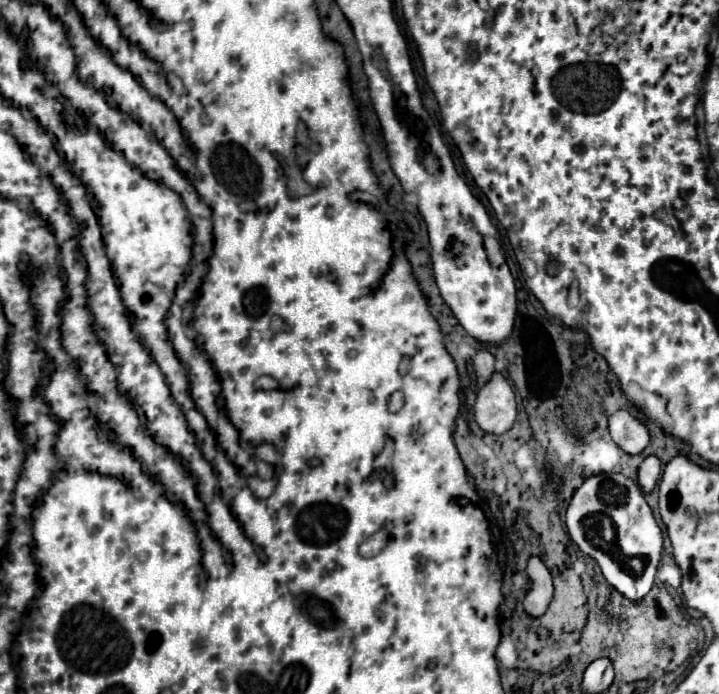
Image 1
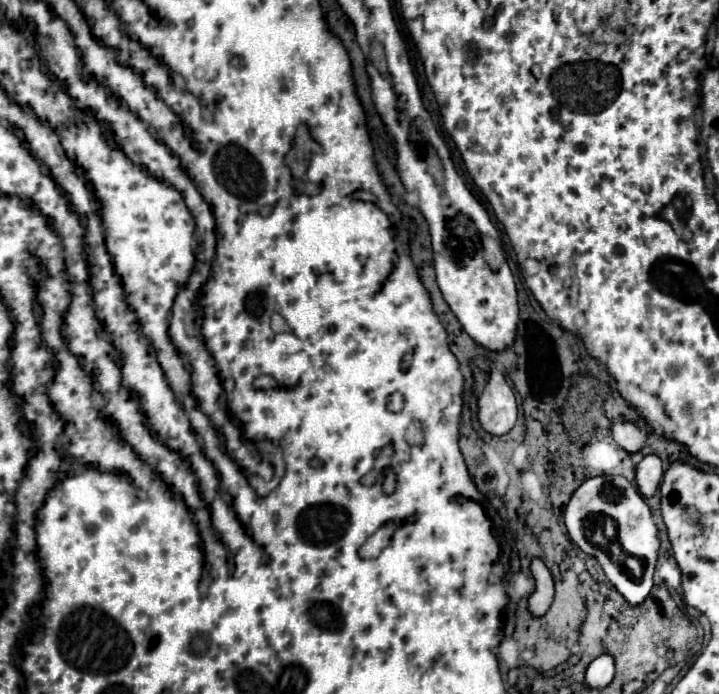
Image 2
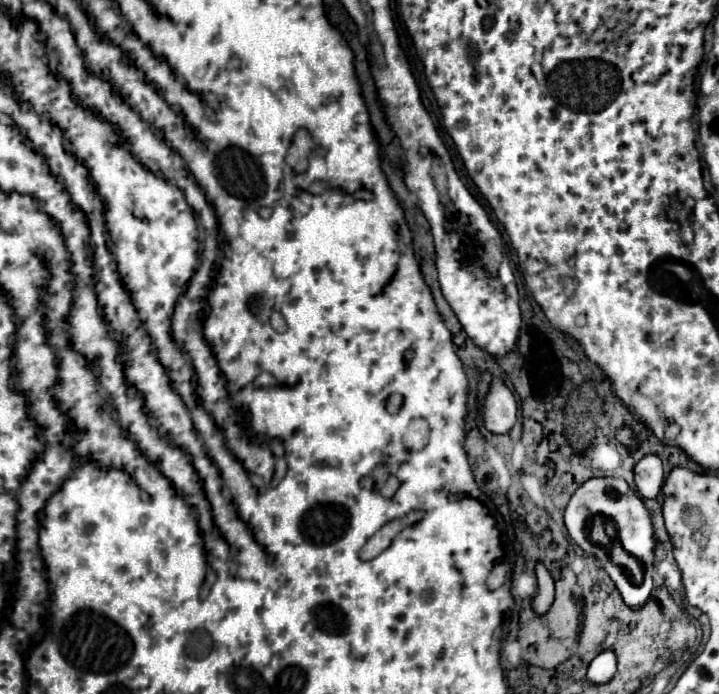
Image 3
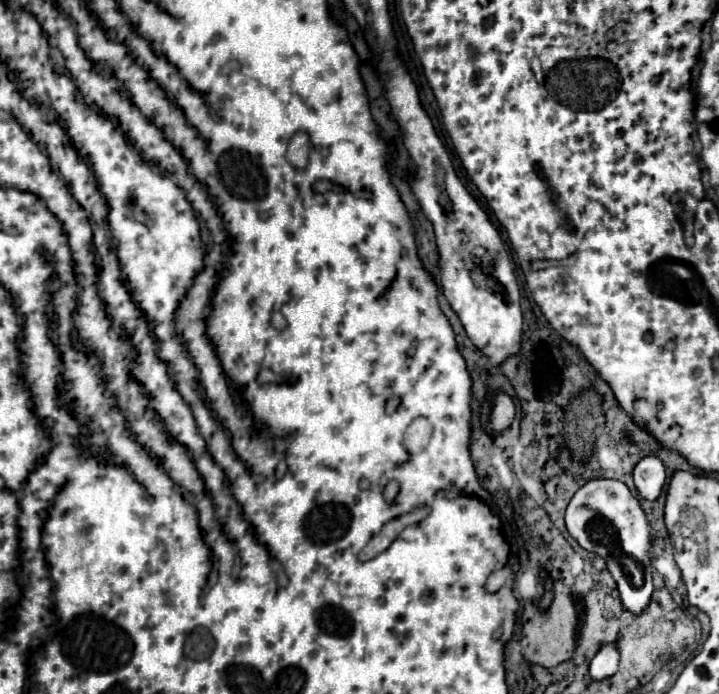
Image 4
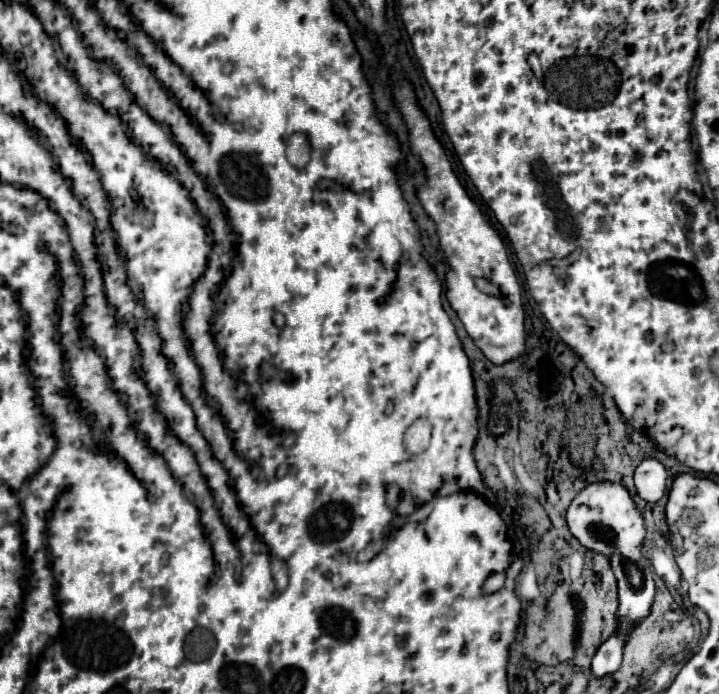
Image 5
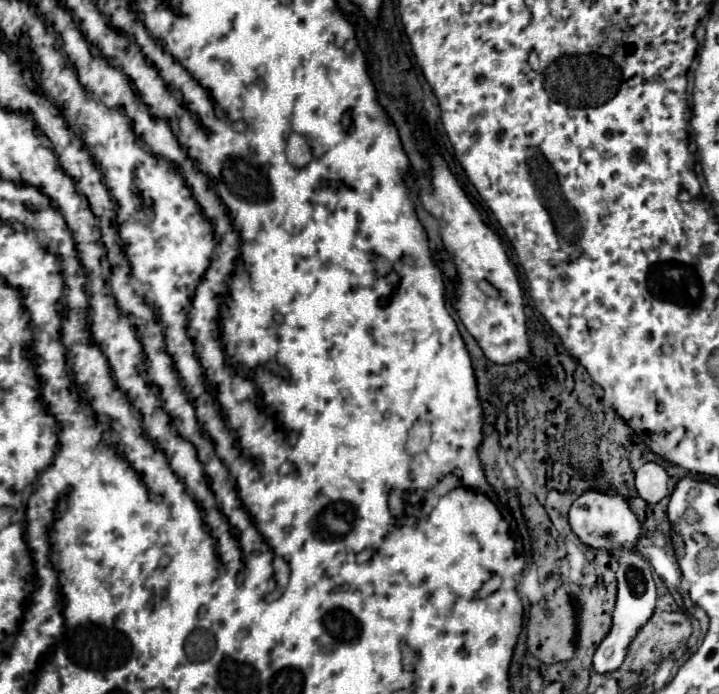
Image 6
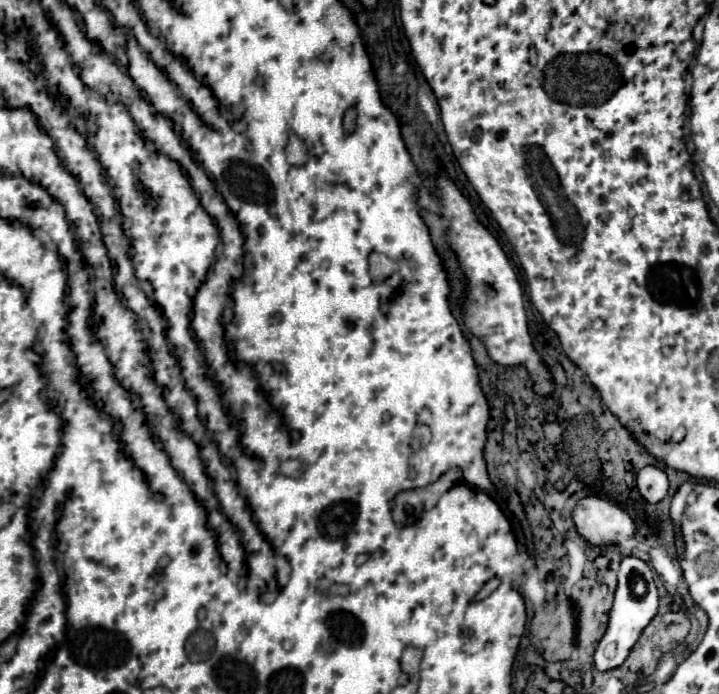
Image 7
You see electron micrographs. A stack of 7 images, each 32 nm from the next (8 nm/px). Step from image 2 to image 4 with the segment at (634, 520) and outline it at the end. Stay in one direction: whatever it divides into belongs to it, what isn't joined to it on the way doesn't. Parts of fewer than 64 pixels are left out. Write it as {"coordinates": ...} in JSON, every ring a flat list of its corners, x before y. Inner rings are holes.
{"coordinates":[[590,480,584,484,568,504,566,528,582,548,596,552,608,562,608,570,618,584,622,608,634,616,642,614,654,592,652,562,648,556,650,526,628,486,620,480]]}

